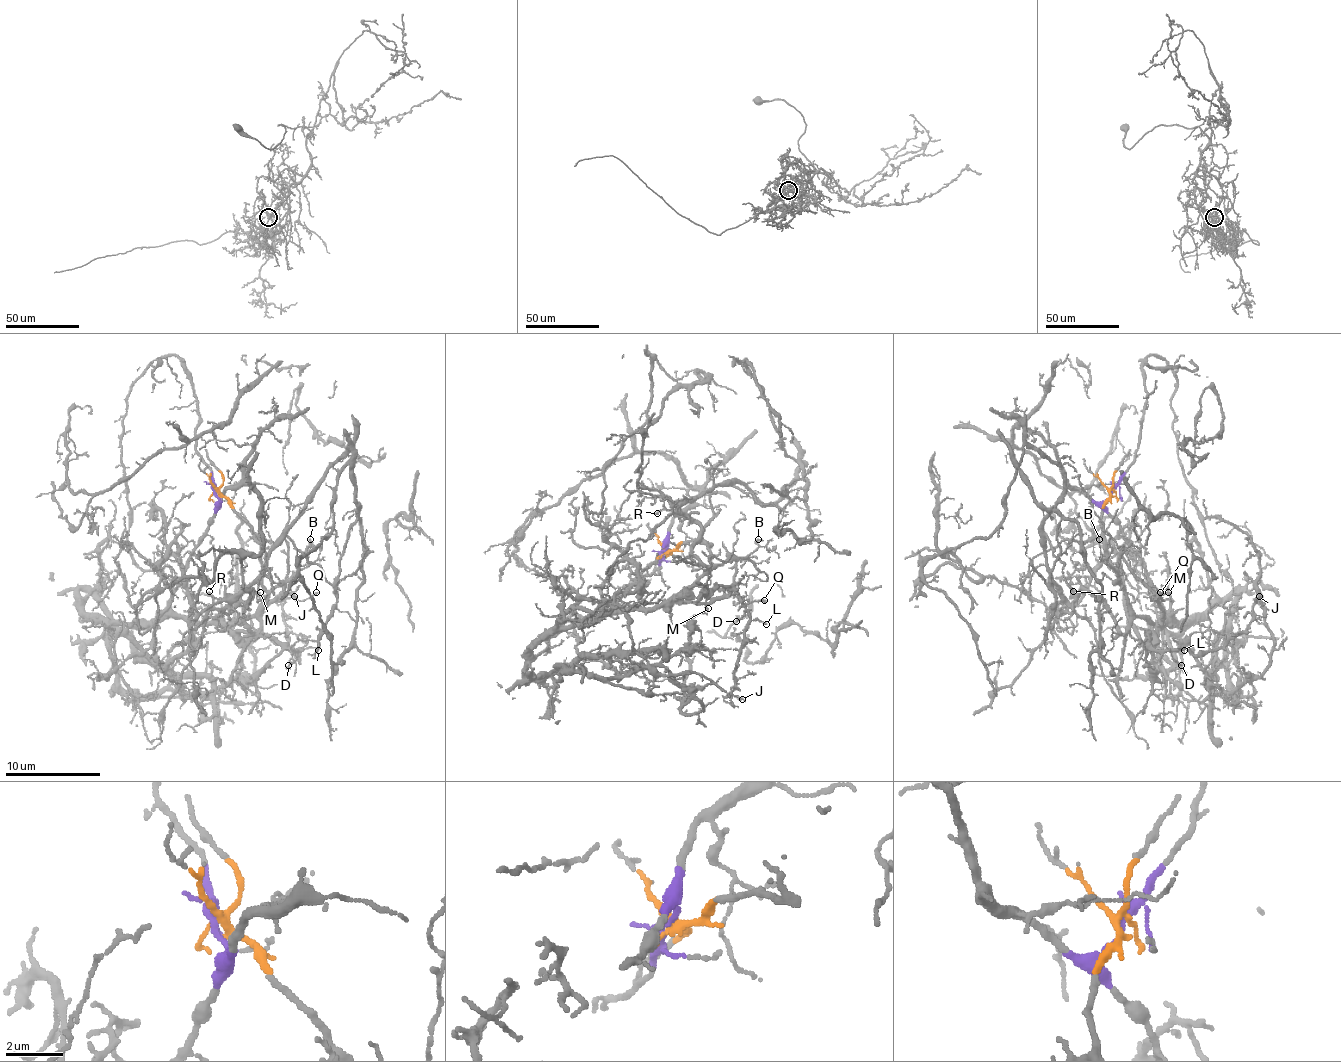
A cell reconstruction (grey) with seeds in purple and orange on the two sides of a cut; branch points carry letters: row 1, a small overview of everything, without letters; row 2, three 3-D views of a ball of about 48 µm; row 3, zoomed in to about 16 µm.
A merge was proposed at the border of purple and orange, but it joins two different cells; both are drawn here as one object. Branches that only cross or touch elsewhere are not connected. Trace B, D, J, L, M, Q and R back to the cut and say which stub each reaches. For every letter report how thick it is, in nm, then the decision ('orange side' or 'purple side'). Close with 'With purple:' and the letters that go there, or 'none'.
B: 120 nm | orange side
D: 120 nm | orange side
J: 140 nm | orange side
L: 120 nm | orange side
M: 140 nm | orange side
Q: 180 nm | orange side
R: 140 nm | orange side
With purple: none

